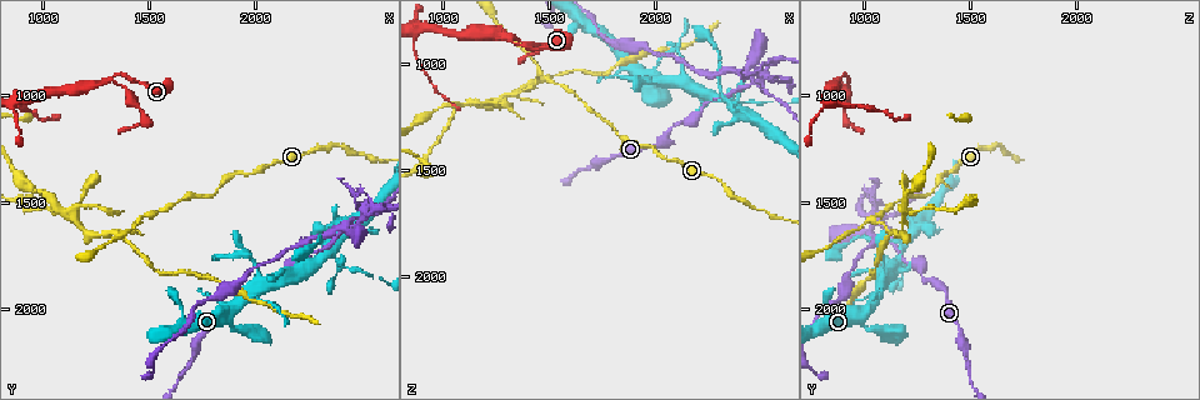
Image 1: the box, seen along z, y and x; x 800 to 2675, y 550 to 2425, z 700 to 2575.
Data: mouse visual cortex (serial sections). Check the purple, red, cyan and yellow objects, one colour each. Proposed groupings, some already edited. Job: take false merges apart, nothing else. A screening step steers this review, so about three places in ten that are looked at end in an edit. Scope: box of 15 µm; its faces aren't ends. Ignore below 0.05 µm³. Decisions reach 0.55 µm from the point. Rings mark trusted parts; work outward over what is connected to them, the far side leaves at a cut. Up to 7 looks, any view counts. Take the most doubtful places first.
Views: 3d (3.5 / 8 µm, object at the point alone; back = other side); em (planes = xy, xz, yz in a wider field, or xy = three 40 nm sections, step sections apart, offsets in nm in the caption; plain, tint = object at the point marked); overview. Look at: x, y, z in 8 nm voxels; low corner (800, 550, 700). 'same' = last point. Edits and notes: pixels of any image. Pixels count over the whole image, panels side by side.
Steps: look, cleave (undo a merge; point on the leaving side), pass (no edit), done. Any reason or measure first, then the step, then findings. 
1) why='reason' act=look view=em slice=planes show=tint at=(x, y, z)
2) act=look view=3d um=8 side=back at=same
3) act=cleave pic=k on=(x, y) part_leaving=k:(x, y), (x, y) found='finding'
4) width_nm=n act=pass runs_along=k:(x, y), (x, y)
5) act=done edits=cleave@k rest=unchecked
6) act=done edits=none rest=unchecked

why='three arms meet' act=look view=em slice=xy step=3 show=tint at=(1370, 1640, 1130)

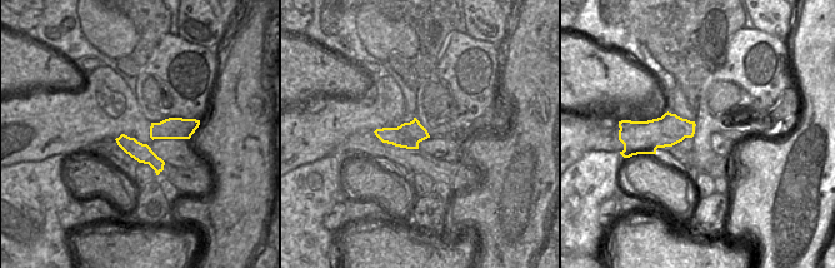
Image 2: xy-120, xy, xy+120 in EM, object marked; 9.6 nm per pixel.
act=look view=3d um=3.5 at=same

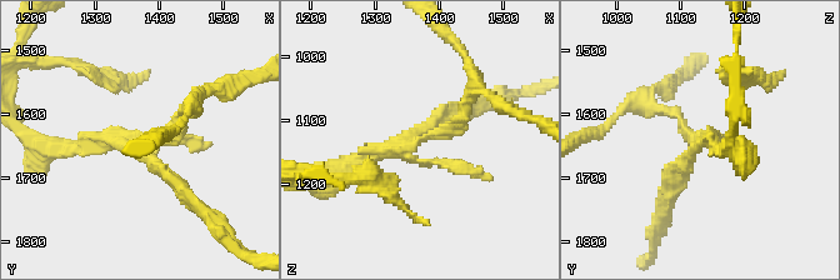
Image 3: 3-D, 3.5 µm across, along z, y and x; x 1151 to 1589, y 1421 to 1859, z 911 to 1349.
act=cleave pic=3 on=(165, 174) part_leaving=3:(130, 139), (34, 139) found='two cells meet here'

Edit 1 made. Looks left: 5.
act=look view=3d um=3.5 at=(2280, 1250, 1540)

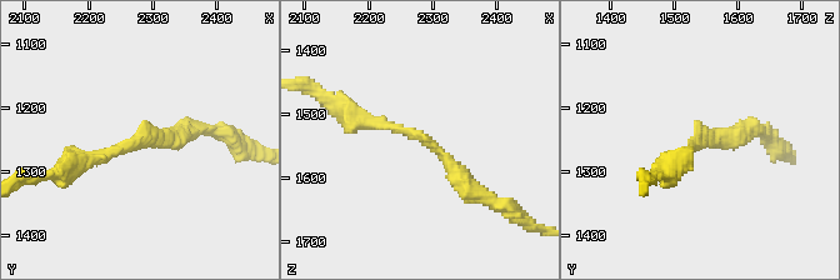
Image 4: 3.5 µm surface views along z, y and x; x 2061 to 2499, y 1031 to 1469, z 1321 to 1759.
arm_widths_nm=200,250 why='need the tissue' act=look view=em slice=xy step=3 show=tint at=(2295, 1250, 1545)

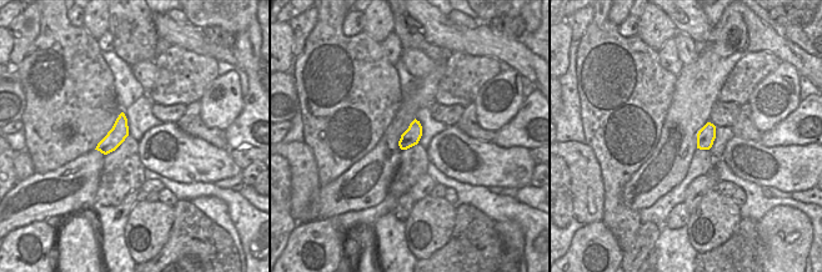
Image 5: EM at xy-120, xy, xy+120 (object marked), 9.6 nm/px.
act=pass runs_along=4:(350, 115), (419, 135), (484, 199) found='all the same cell'

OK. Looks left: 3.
act=look view=3d um=3.5 at=(1950, 1940, 1070)

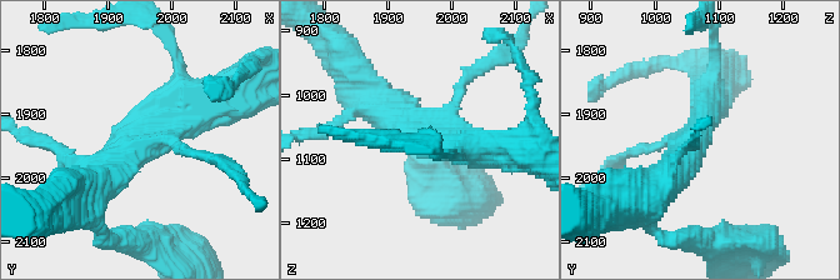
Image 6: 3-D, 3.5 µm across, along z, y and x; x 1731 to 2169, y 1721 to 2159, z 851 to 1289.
arms=3 arm_widths_nm=150,400,500 act=look view=em slice=xy step=5 show=tint at=(1945, 1940, 1060)

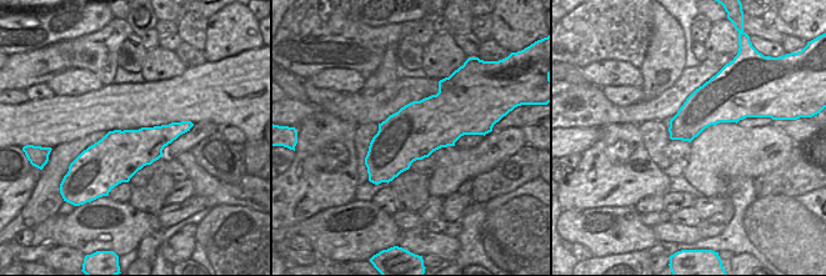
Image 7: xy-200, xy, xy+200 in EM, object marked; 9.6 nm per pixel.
act=look view=em slice=xy step=2 show=tint at=same

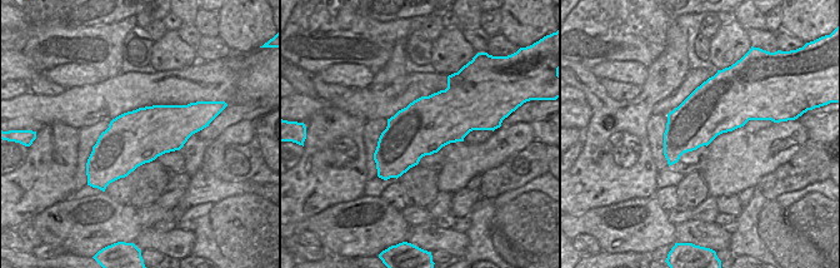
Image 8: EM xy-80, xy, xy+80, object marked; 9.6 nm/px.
act=pass runs_along=6:(81, 196), (158, 116), (208, 104) found='all the same cell'

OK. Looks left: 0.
act=done edits=cleave@3 rest=unchecked

